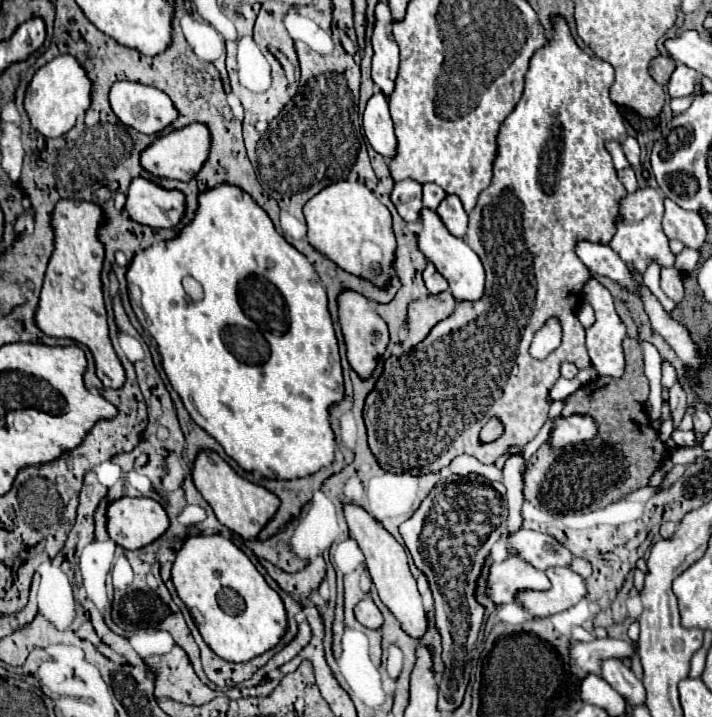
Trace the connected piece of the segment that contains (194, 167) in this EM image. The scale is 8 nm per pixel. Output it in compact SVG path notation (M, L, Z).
M190 124L180 130L172 130L166 136L156 138L148 148L140 152L140 166L158 178L176 178L176 180L192 180L196 172L202 168L206 160L206 152L210 148L210 134L204 124Z

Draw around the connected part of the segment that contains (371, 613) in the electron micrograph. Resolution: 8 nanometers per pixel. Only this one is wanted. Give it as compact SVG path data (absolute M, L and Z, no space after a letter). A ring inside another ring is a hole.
M366 596L366 598L362 598L356 606L354 606L354 616L356 616L356 620L362 624L362 626L366 626L366 628L380 628L382 626L382 614L380 614L380 610L376 608L376 604Z

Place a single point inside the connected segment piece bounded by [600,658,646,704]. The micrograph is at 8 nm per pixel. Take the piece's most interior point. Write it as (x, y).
(621, 678)

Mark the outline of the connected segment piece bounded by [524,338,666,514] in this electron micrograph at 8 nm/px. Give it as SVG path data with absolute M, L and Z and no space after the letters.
M636 338L624 340L624 356L626 372L618 382L616 378L602 376L582 386L584 408L576 412L586 412L596 418L598 438L562 450L552 450L548 444L542 444L530 458L524 470L524 498L530 504L544 506L556 514L606 508L610 502L618 502L626 494L646 486L654 468L666 458L666 446L662 446L656 430L648 424L648 416L642 412L642 402L648 398L648 380Z

